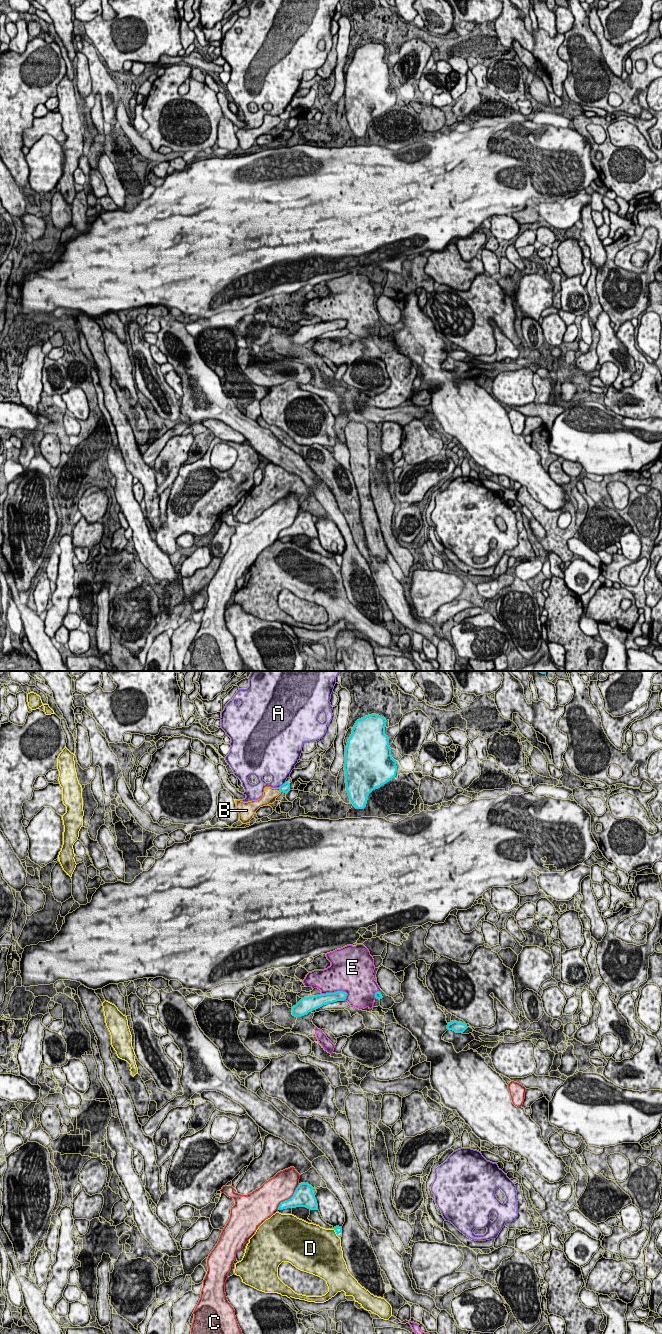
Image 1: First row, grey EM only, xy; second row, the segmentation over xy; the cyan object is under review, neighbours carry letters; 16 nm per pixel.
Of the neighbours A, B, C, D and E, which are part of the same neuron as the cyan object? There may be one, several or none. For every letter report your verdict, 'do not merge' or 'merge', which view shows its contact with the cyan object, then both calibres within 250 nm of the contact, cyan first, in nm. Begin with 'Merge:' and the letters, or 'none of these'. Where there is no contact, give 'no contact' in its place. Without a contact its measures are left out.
Merge: none of these
A: do not merge; contact in xy; calibres 140 and 340 nm
B: do not merge; contact in xy; calibres 140 and 220 nm
C: do not merge; contact in xy; calibres 320 and 440 nm
D: do not merge; contact in xy; calibres 100 and 460 nm
E: do not merge; contact in xy; calibres 190 and 440 nm

